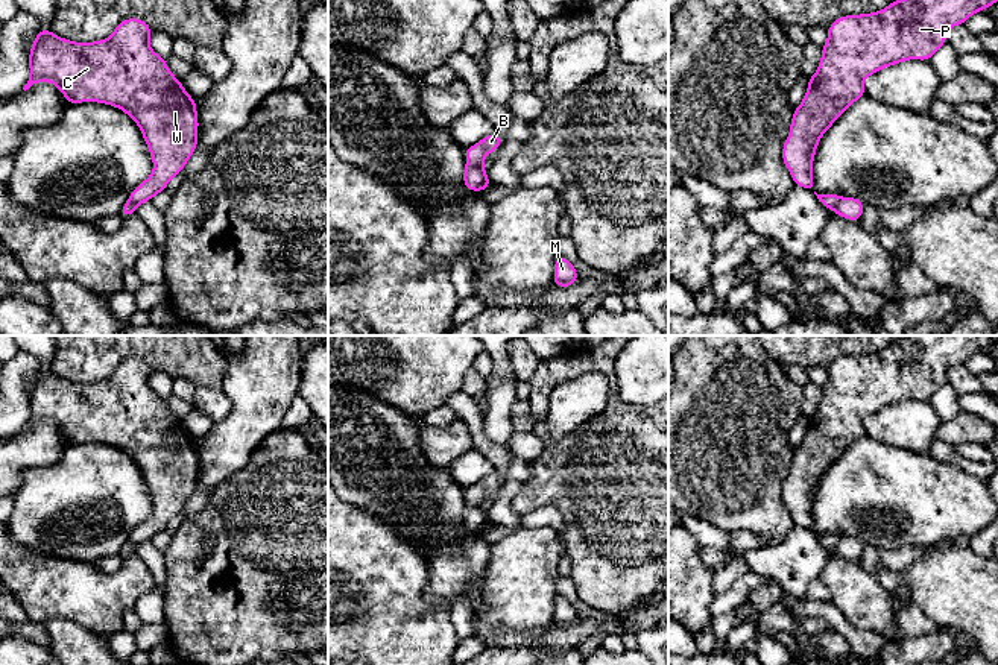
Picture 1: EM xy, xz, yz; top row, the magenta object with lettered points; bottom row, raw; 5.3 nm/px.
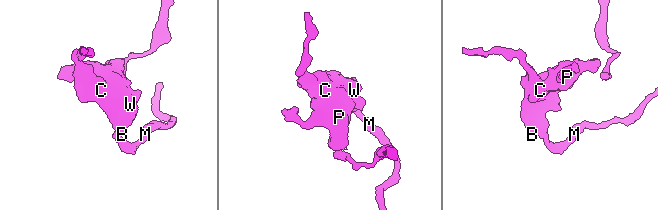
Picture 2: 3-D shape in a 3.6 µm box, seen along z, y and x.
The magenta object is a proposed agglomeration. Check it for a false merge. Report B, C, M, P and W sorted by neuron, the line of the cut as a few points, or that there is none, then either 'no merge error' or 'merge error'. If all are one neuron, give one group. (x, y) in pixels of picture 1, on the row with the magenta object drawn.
B C P W / M | xz (467, 163), (482, 170) | merge error

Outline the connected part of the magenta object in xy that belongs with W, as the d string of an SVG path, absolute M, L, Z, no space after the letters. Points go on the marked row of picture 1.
M140 18L123 20L106 39L94 43L74 43L56 36L52 30L39 29L29 55L30 76L23 88L26 91L36 82L53 82L68 103L106 103L125 111L140 126L153 159L153 173L132 190L128 200L135 205L152 200L153 196L166 190L169 181L182 172L197 146L196 100L182 88L182 82L172 74L164 58L150 49L150 33L152 29Z

